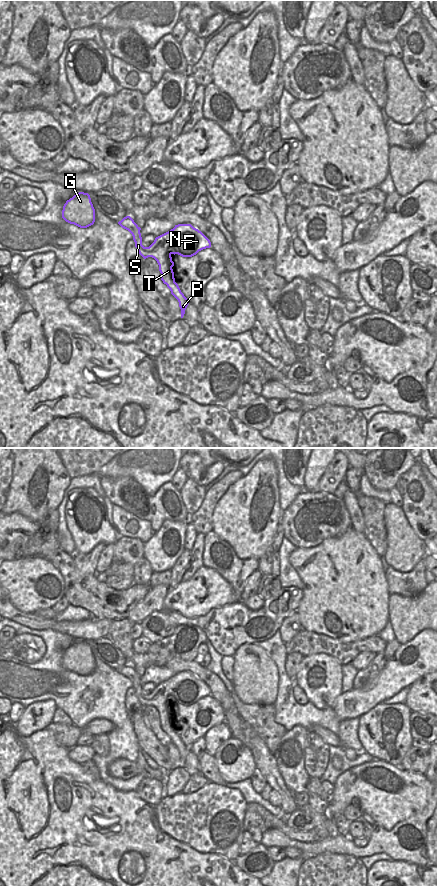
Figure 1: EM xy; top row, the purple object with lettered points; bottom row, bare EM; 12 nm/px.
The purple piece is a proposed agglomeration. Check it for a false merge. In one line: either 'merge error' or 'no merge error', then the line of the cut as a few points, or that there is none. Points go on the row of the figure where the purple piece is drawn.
no merge error; no cut

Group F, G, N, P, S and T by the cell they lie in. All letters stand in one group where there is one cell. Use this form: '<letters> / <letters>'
F G N P S T

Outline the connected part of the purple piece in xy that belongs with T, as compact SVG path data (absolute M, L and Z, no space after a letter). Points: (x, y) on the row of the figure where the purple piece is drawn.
M130 216L124 217L118 224L132 234L135 247L144 259L152 257L157 261L161 280L178 300L181 318L183 318L190 300L184 296L175 282L172 269L174 262L171 255L178 254L182 257L192 257L199 251L210 248L210 240L191 224L178 224L170 231L156 237L149 247L144 247L140 233L141 228Z

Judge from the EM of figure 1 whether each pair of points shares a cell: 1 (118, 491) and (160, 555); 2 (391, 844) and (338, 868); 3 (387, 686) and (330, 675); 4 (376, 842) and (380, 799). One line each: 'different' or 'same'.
1: different
2: different
3: different
4: different

